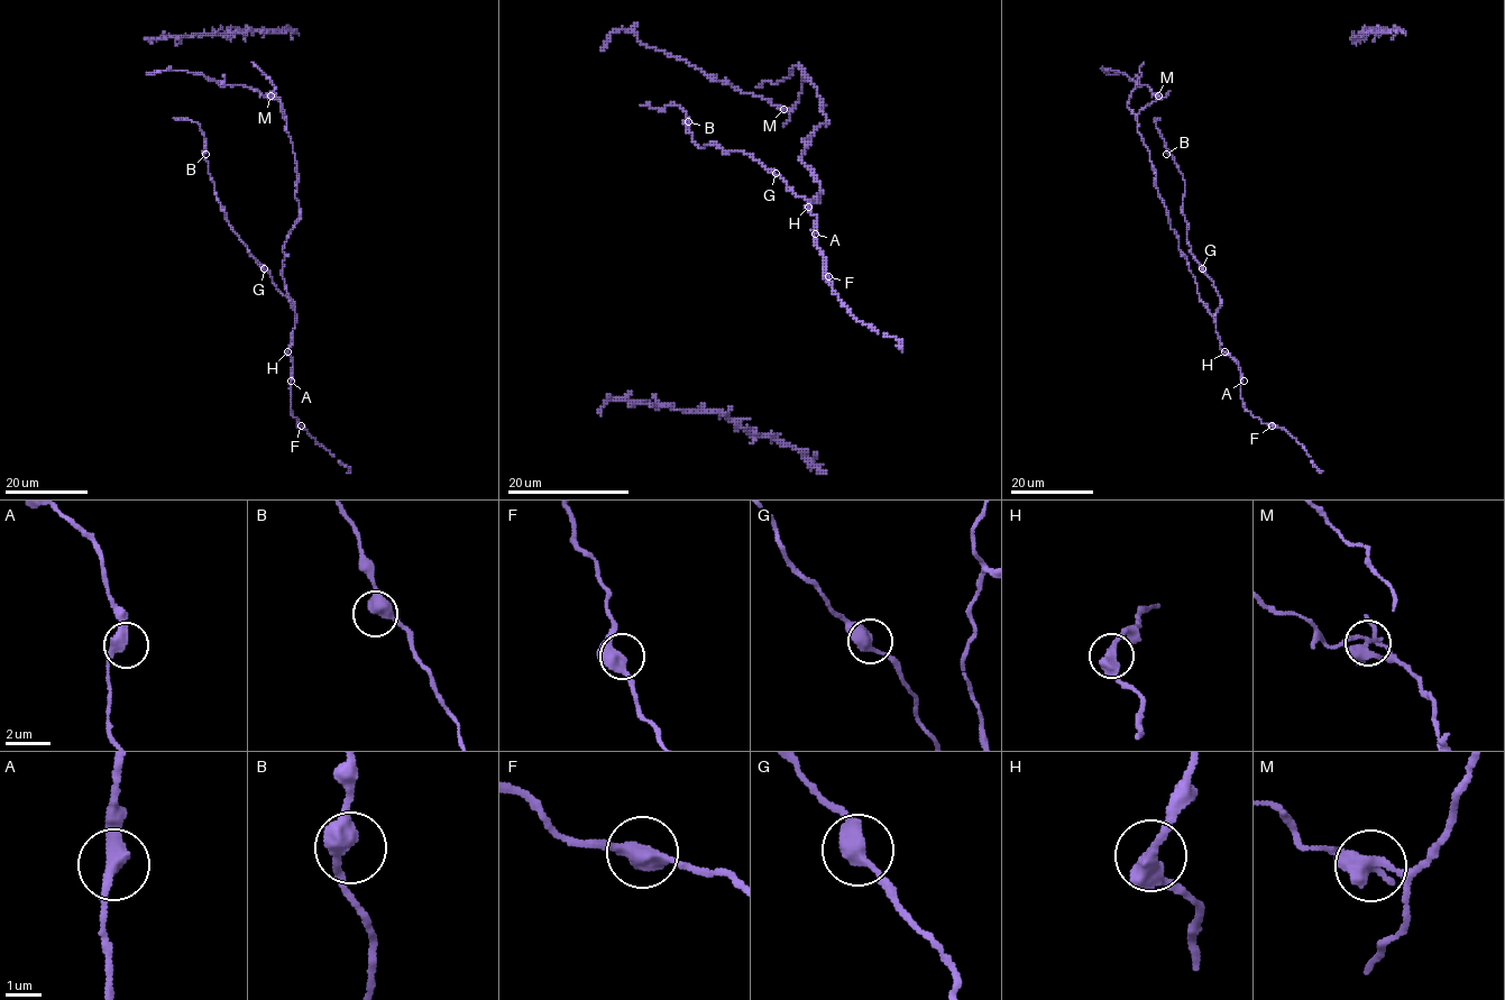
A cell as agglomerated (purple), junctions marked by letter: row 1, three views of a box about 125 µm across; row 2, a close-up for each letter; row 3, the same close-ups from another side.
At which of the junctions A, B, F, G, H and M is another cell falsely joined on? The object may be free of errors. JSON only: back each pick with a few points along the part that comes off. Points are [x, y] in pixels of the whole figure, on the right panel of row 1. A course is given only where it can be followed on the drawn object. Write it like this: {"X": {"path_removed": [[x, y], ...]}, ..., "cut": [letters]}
{"M": {"path_removed": [[1158, 95], [1146, 84], [1138, 84], [1117, 71], [1104, 70], [1111, 75], [1119, 74]]}, "cut": ["M"]}

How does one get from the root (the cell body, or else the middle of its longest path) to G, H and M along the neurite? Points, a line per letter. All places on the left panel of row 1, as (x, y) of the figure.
G: (295, 195), (300, 219), (283, 248), (282, 269), (294, 317), (293, 303), (280, 292), (264, 268)
H: (295, 195), (300, 219), (283, 248), (282, 275), (295, 318), (292, 342), (287, 351)
M: (295, 195), (297, 170), (293, 146), (286, 130), (283, 107), (271, 95)

